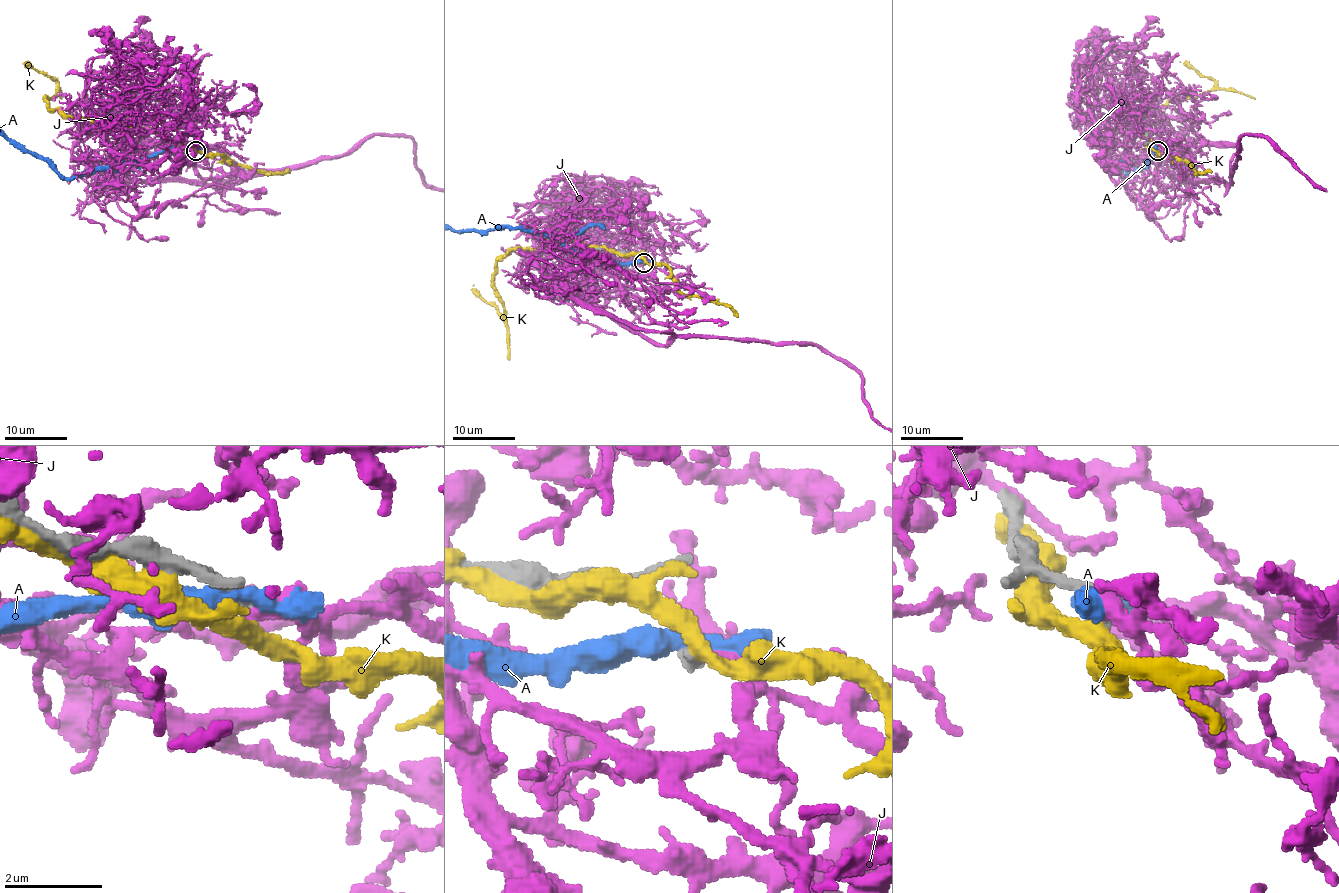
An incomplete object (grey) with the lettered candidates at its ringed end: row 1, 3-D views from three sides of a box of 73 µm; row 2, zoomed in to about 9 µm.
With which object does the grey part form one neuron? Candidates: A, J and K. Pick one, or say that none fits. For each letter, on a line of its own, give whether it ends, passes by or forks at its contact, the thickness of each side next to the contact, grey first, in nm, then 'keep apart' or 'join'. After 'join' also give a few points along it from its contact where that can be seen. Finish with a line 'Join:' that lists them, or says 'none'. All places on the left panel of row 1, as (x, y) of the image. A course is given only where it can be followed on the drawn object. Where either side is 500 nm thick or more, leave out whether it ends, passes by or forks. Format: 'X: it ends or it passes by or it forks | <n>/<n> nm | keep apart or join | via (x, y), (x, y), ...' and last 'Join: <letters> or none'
A: it passes by | 360/400 nm | keep apart
J: it ends | 320/360 nm | keep apart
K: it passes by | 320/340 nm | keep apart
Join: none

